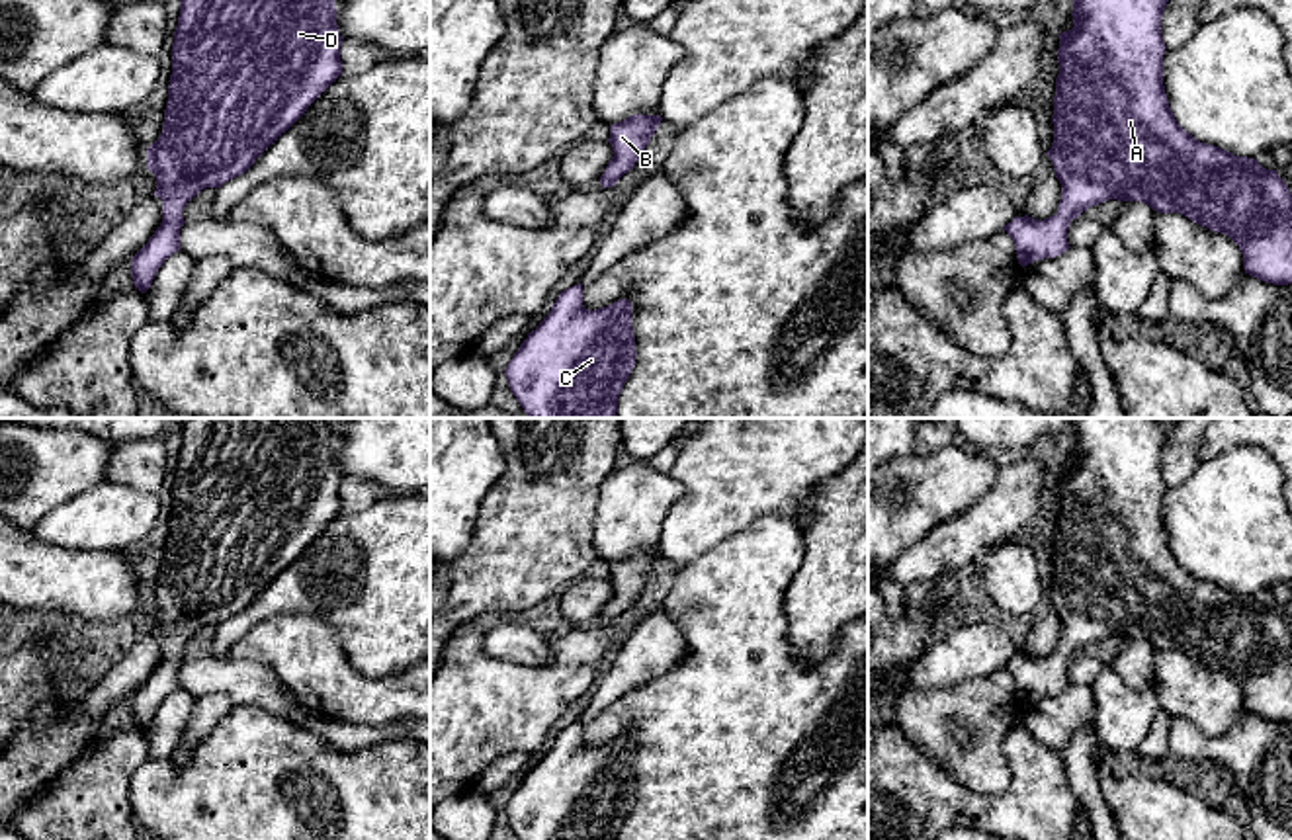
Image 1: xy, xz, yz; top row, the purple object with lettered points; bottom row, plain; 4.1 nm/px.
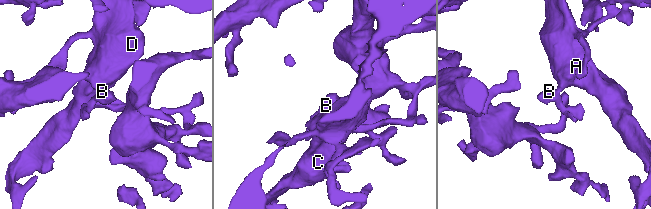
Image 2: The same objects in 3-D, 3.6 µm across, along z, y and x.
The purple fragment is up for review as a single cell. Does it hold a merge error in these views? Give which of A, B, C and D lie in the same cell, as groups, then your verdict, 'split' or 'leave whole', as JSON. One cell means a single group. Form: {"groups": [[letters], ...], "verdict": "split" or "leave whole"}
{"groups": [["A", "B", "C", "D"]], "verdict": "leave whole"}

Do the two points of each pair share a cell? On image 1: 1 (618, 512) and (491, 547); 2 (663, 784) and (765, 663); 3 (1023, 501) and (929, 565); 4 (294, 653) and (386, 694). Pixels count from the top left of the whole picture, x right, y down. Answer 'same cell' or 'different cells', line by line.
1: different cells
2: same cell
3: same cell
4: same cell

